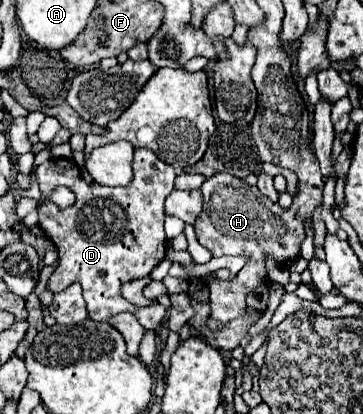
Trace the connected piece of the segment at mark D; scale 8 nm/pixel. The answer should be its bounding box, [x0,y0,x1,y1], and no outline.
[38,148,174,330]

